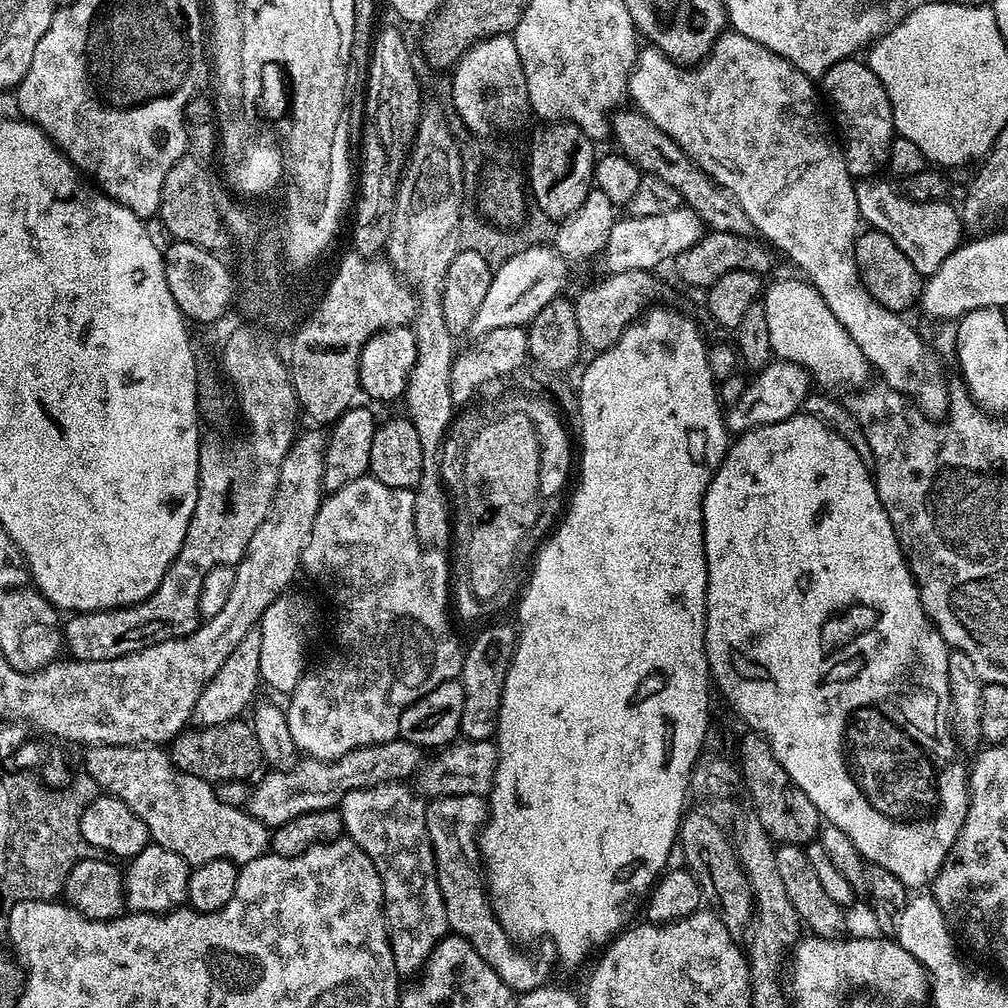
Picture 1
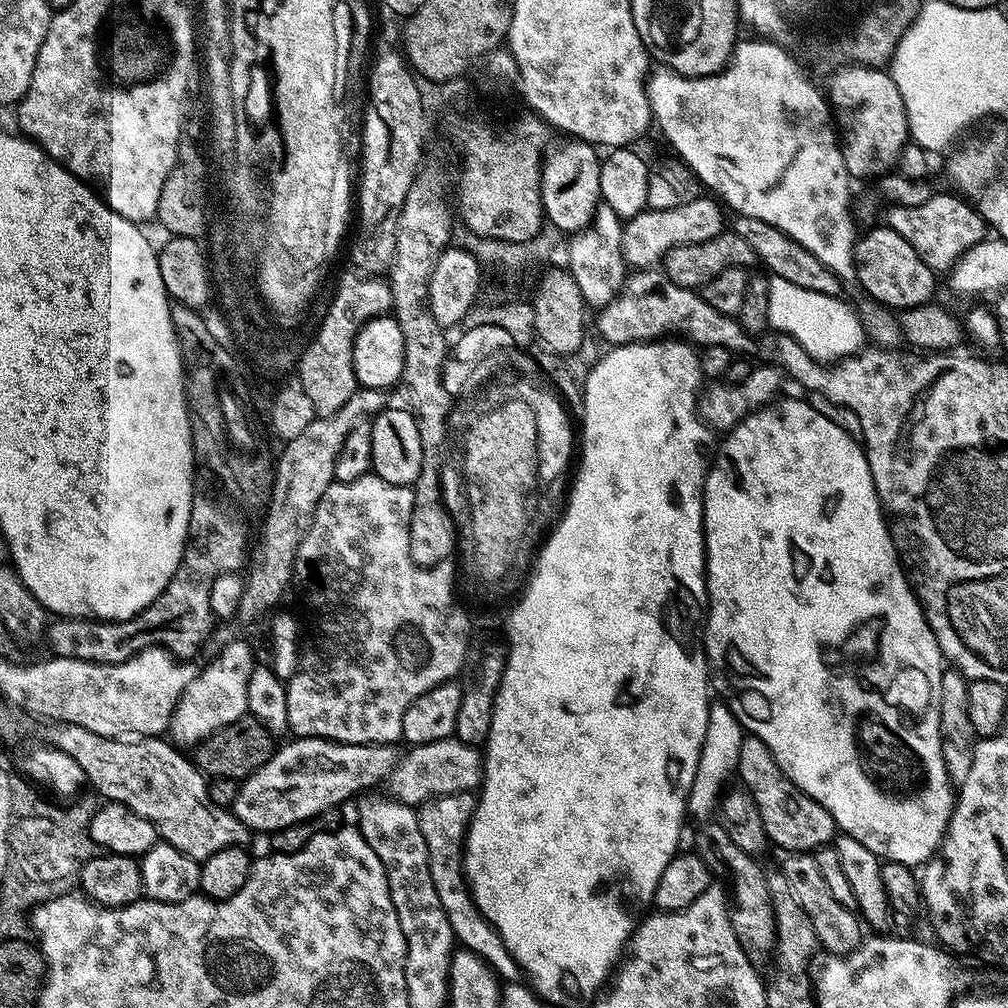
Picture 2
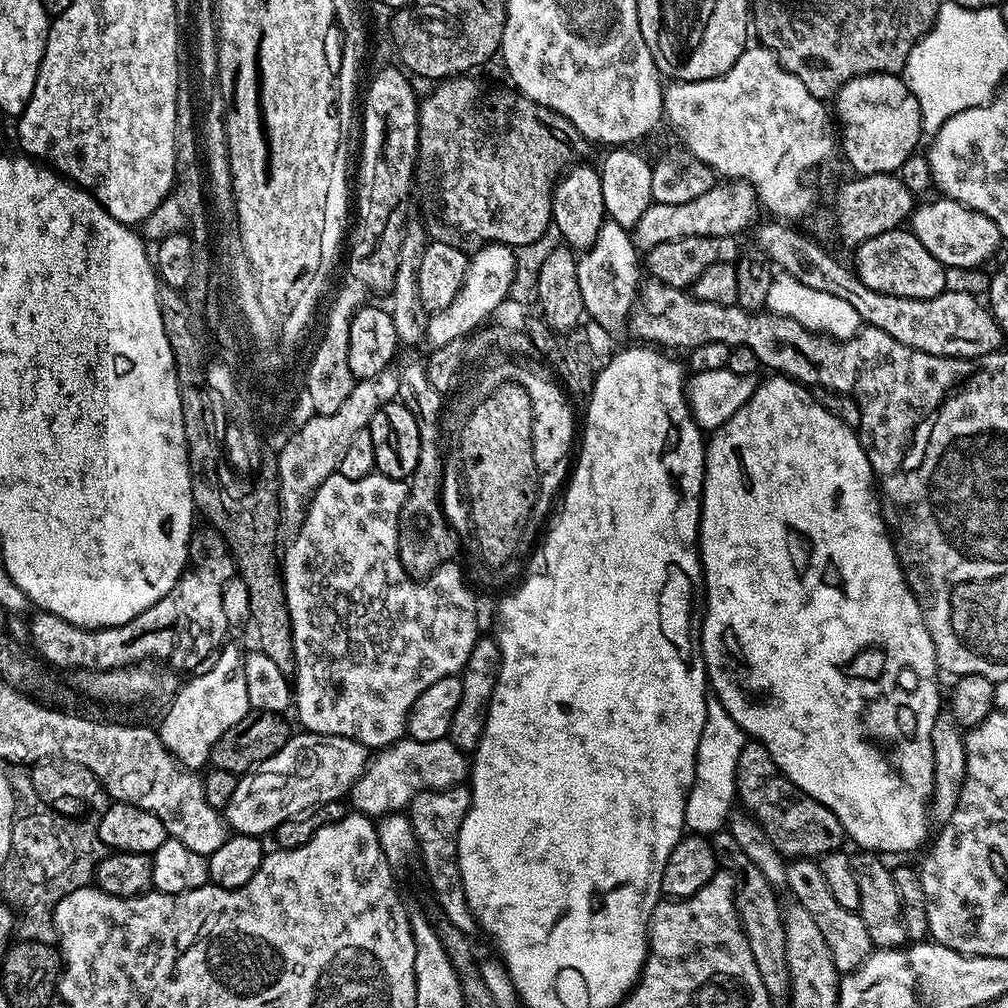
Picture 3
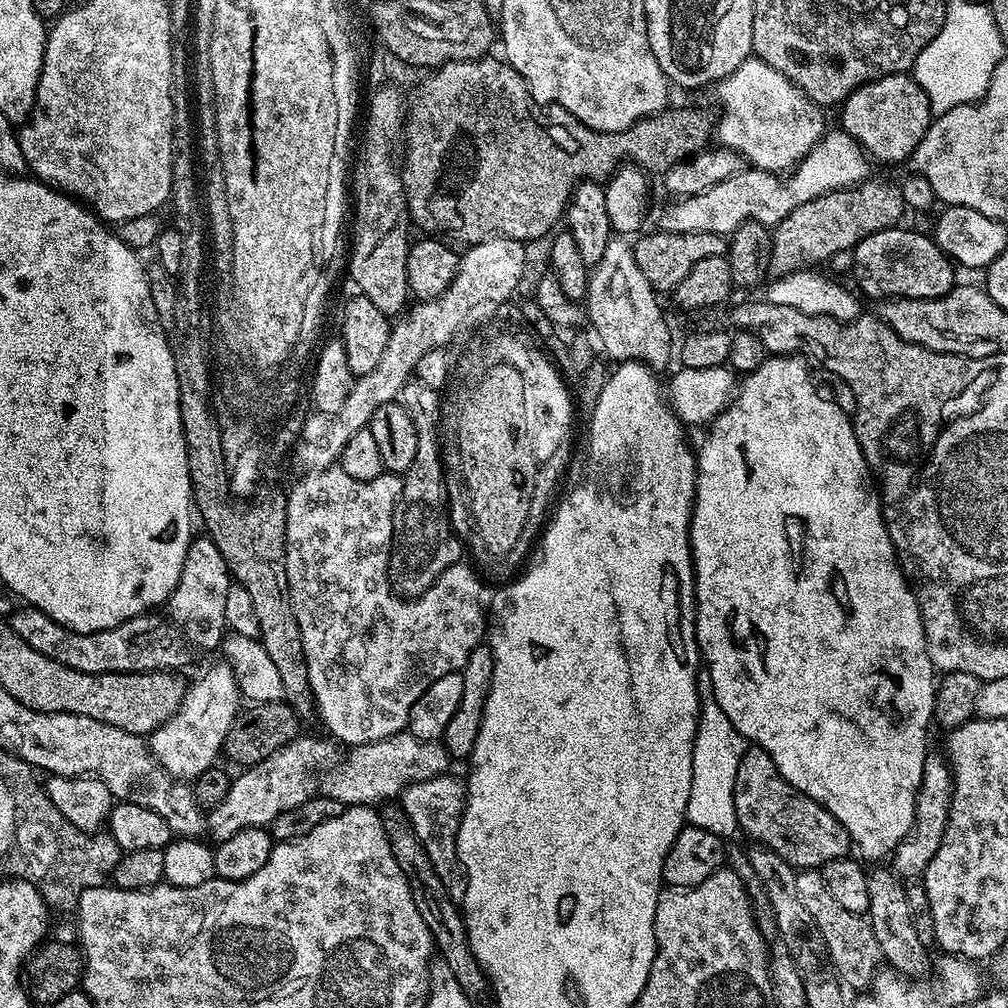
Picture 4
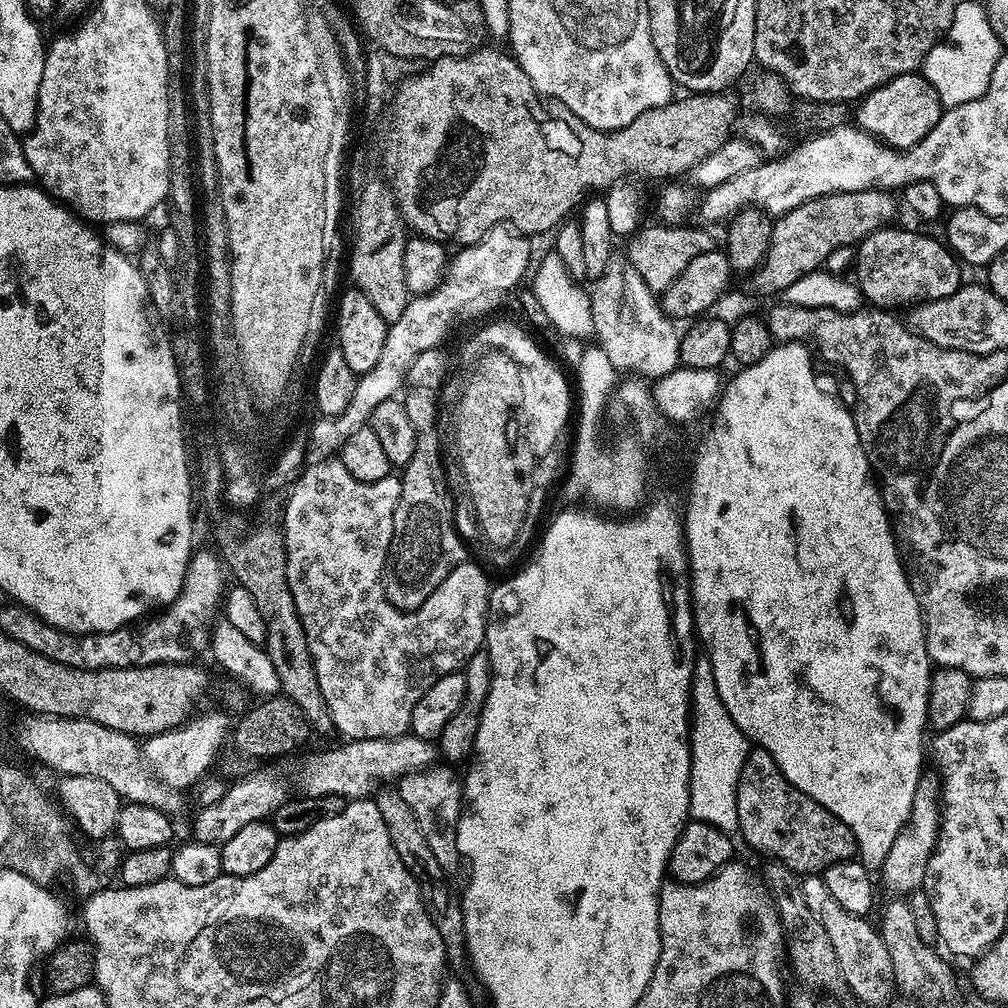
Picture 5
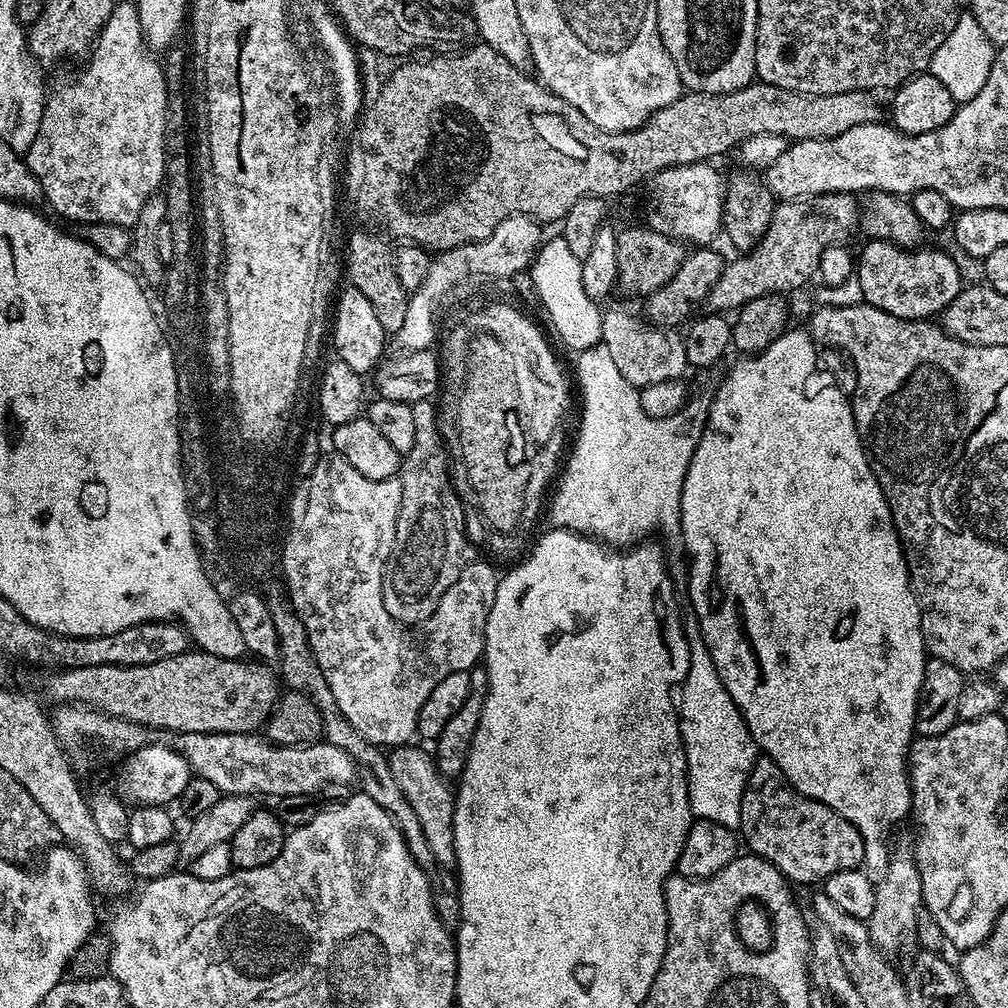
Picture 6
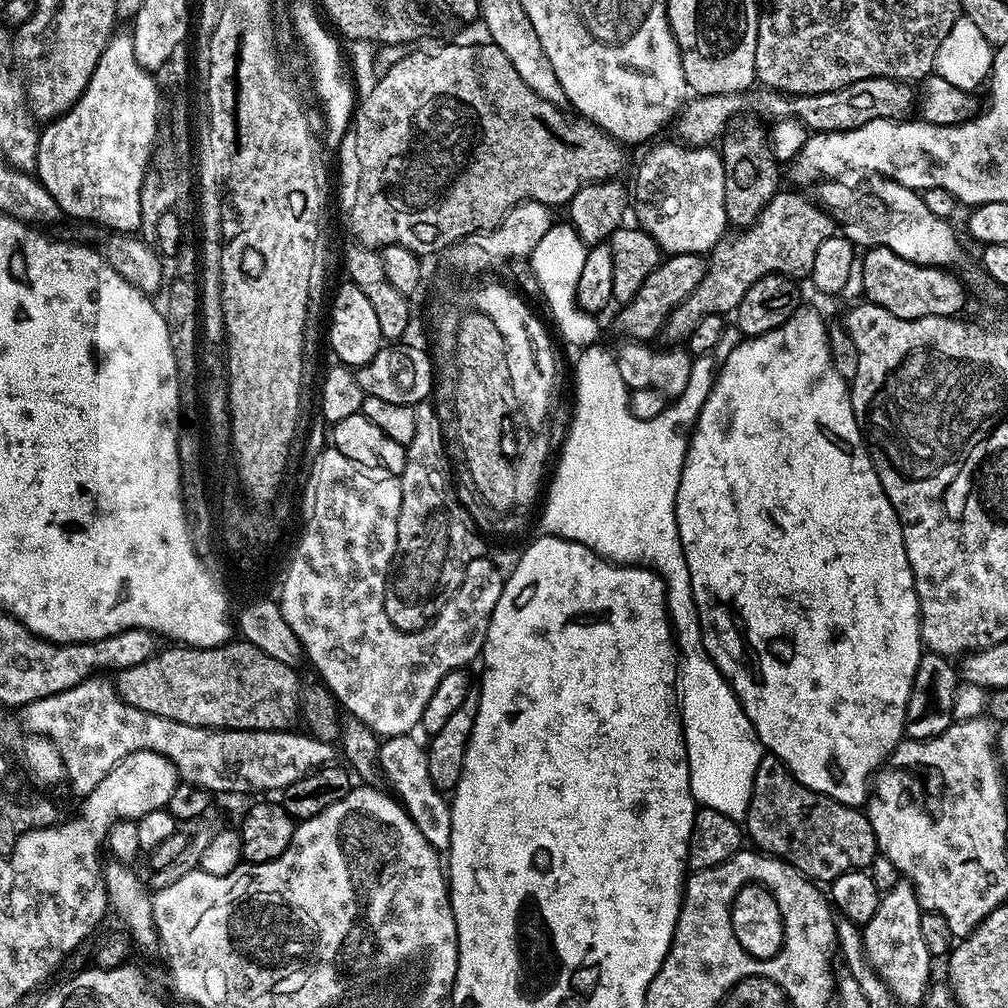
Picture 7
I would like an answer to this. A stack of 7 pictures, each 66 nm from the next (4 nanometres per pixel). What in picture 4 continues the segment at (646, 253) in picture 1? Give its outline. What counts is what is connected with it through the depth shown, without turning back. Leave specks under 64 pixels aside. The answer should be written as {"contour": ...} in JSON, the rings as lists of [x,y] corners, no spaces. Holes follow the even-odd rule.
{"contour":[[[843,130],[825,131],[824,136],[810,149],[800,163],[787,174],[764,172],[761,168],[744,166],[732,177],[712,185],[701,193],[677,199],[656,216],[655,227],[661,232],[709,232],[727,237],[735,228],[753,220],[775,226],[798,206],[827,192],[854,188],[869,179],[869,157],[858,141]]]}

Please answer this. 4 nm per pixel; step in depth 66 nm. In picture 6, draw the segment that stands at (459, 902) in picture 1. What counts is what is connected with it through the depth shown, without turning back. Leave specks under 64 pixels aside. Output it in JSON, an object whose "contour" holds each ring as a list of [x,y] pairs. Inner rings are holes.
{"contour":[[[400,748],[390,763],[398,778],[398,786],[402,786],[402,794],[410,802],[414,814],[418,814],[418,822],[422,822],[422,830],[426,834],[426,843],[430,846],[434,858],[441,866],[452,870],[456,867],[456,847],[454,846],[454,810],[456,809],[456,793],[453,785],[436,769],[436,761],[431,755],[419,752],[416,748]]]}

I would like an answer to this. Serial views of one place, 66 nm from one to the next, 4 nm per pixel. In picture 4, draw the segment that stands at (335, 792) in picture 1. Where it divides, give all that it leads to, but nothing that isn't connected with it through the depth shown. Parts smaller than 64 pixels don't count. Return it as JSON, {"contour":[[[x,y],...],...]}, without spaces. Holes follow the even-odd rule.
{"contour":[[[302,734],[262,762],[247,767],[242,776],[231,781],[229,793],[221,804],[207,813],[207,835],[219,842],[238,834],[238,830],[269,827],[278,814],[294,809],[315,795],[320,770],[333,763],[333,754],[333,748],[326,741]]]}

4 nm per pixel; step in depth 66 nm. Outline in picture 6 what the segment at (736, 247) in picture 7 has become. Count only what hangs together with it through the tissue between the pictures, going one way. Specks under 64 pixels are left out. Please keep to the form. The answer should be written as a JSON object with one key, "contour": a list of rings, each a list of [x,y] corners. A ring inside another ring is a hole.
{"contour":[[[828,192],[825,196],[809,196],[802,200],[786,200],[777,203],[770,226],[766,234],[762,234],[762,242],[758,242],[758,246],[754,246],[752,252],[737,255],[735,257],[737,260],[729,259],[725,263],[718,282],[714,282],[714,288],[708,295],[707,311],[712,314],[728,314],[733,310],[739,310],[752,299],[789,294],[788,292],[794,291],[795,288],[810,283],[819,270],[822,252],[832,244],[847,241],[847,236],[861,223],[862,208],[861,205],[860,208],[856,205],[856,200],[857,197],[850,192]]]}

